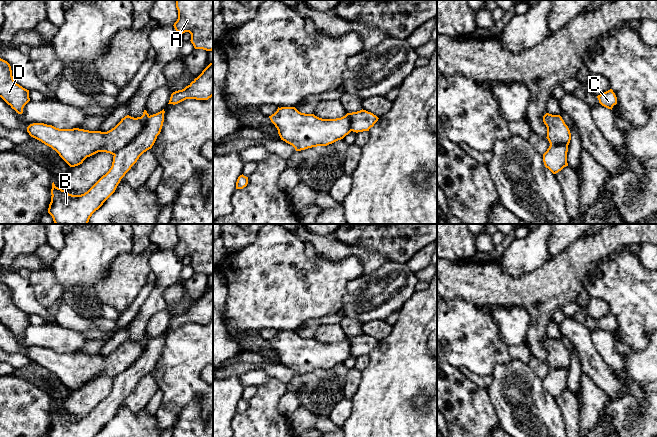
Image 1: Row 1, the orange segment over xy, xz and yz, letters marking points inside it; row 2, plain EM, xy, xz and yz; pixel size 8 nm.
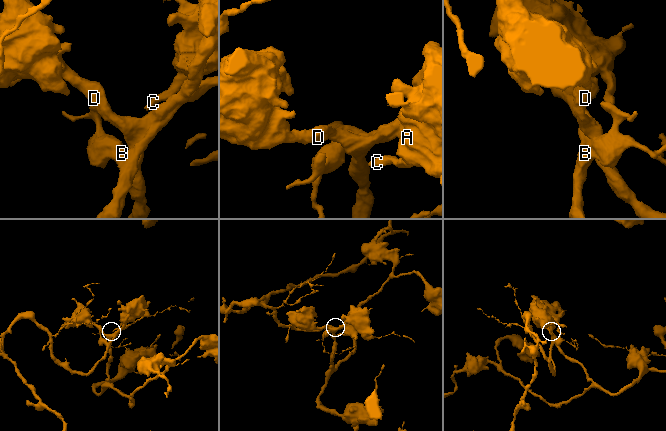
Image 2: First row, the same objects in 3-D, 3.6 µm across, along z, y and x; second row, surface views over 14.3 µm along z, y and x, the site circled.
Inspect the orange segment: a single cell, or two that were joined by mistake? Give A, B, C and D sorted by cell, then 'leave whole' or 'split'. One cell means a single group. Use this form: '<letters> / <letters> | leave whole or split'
A B C D | leave whole

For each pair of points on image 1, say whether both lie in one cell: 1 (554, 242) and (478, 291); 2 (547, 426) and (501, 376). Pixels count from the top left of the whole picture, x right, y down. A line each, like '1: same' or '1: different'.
1: different
2: same

